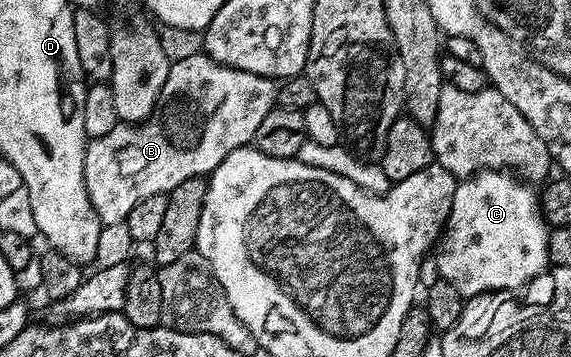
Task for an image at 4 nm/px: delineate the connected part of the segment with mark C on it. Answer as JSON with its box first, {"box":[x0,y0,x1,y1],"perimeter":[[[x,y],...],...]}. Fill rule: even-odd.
{"box":[433,171,549,297],"perimeter":[[[480,171],[470,177],[464,178],[462,181],[456,182],[455,192],[453,193],[453,205],[449,209],[449,217],[447,225],[440,235],[437,246],[434,248],[433,256],[437,261],[437,269],[440,270],[440,279],[449,281],[464,297],[472,295],[483,295],[486,291],[515,291],[527,286],[531,280],[542,275],[549,267],[549,230],[546,219],[543,218],[543,211],[540,207],[540,196],[537,191],[531,187],[532,184],[527,181],[520,181],[514,174],[502,171]]]}

